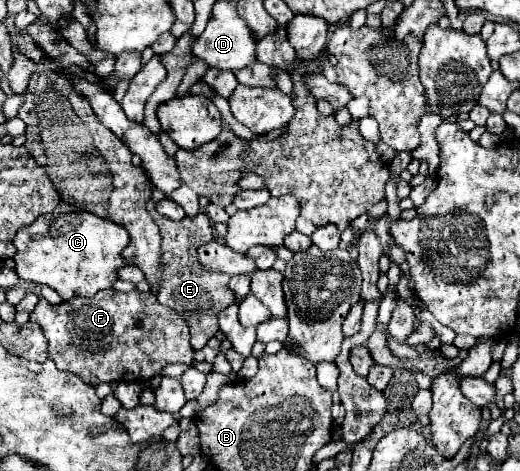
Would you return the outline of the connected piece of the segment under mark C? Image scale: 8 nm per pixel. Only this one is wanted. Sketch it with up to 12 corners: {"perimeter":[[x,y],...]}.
{"perimeter":[[60,203],[16,233],[16,273],[64,301],[112,289],[130,237]]}

